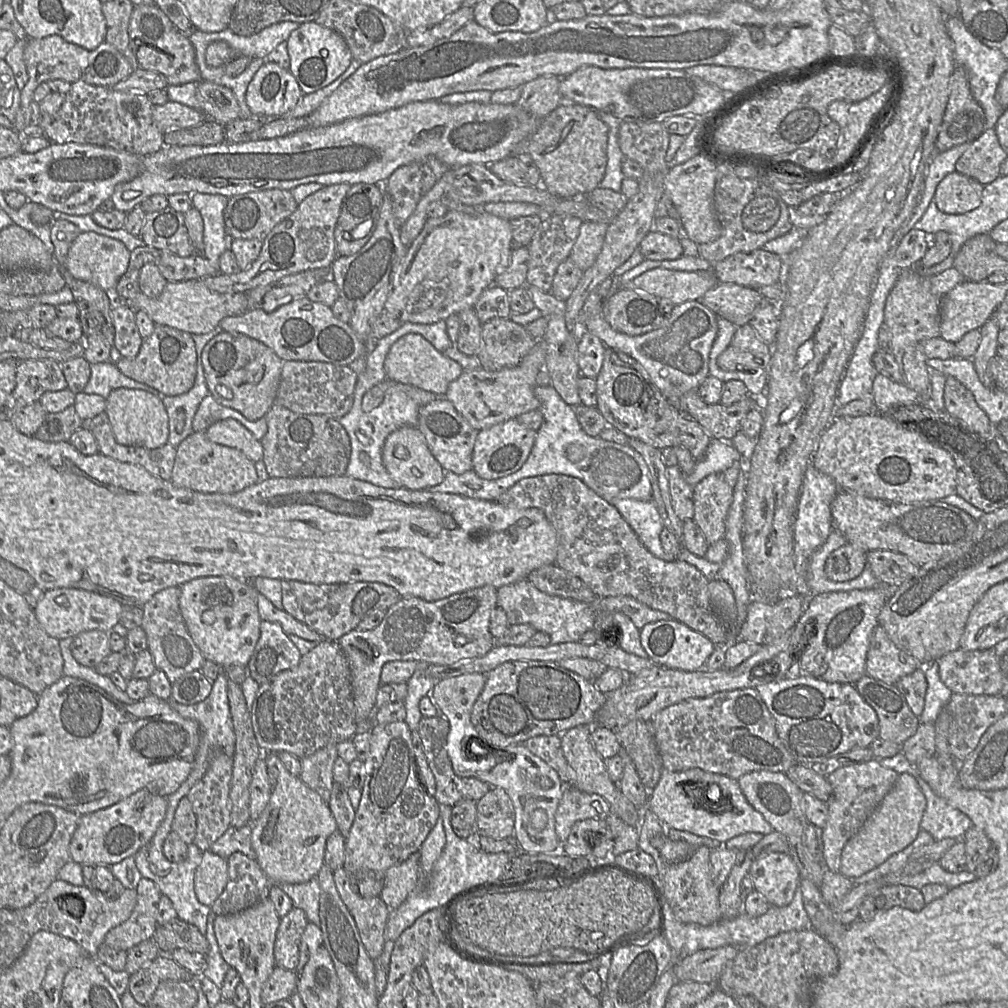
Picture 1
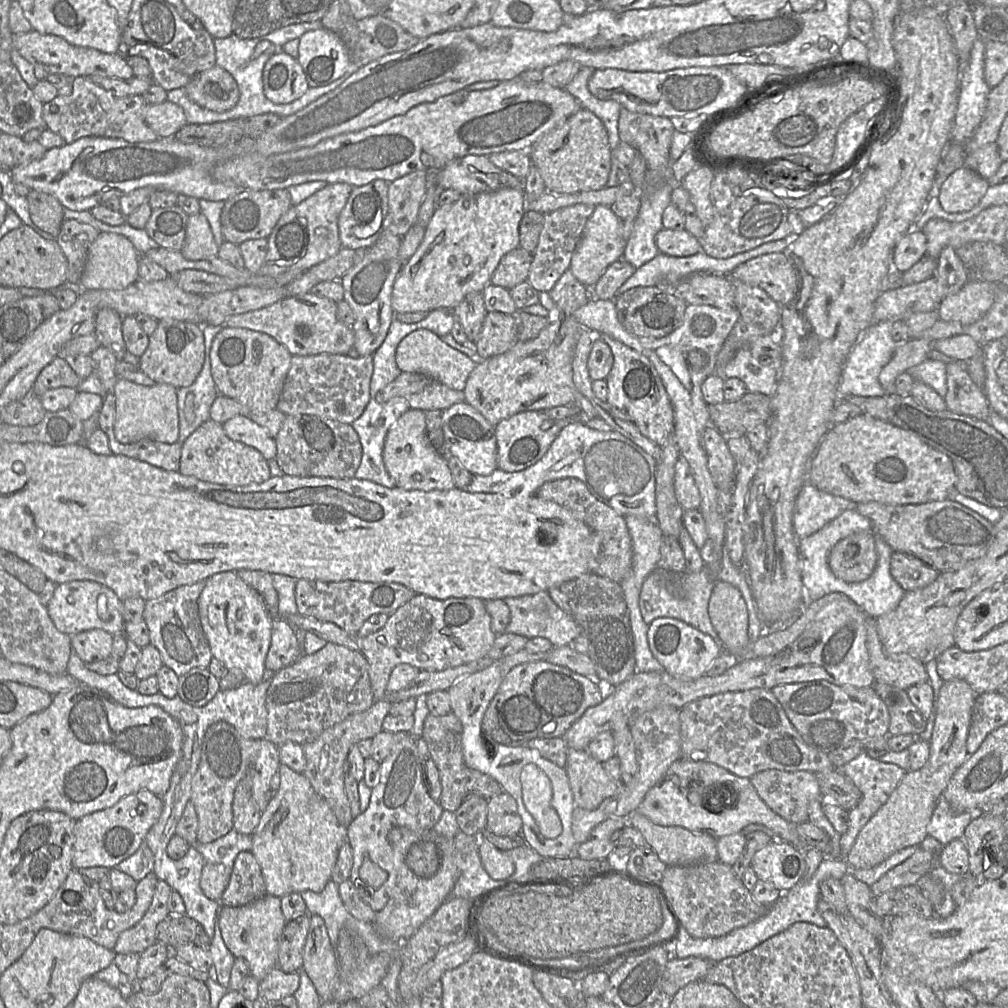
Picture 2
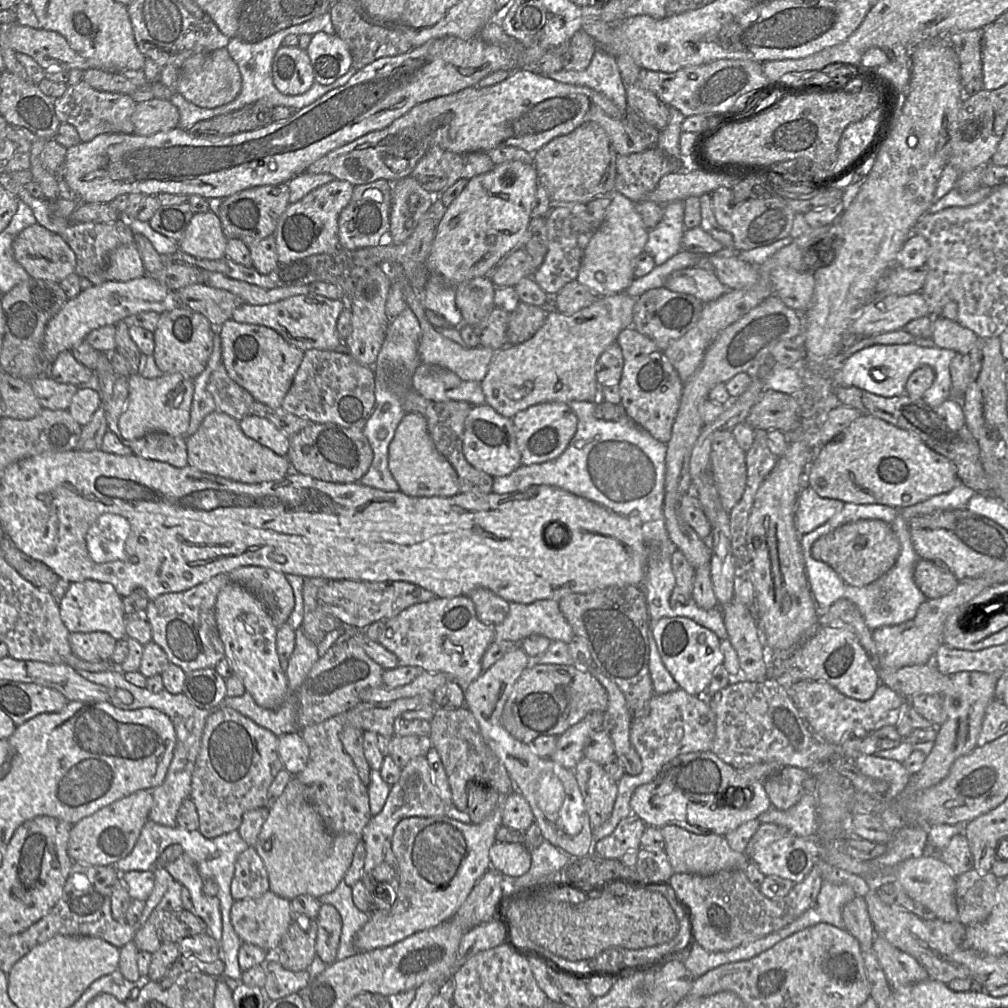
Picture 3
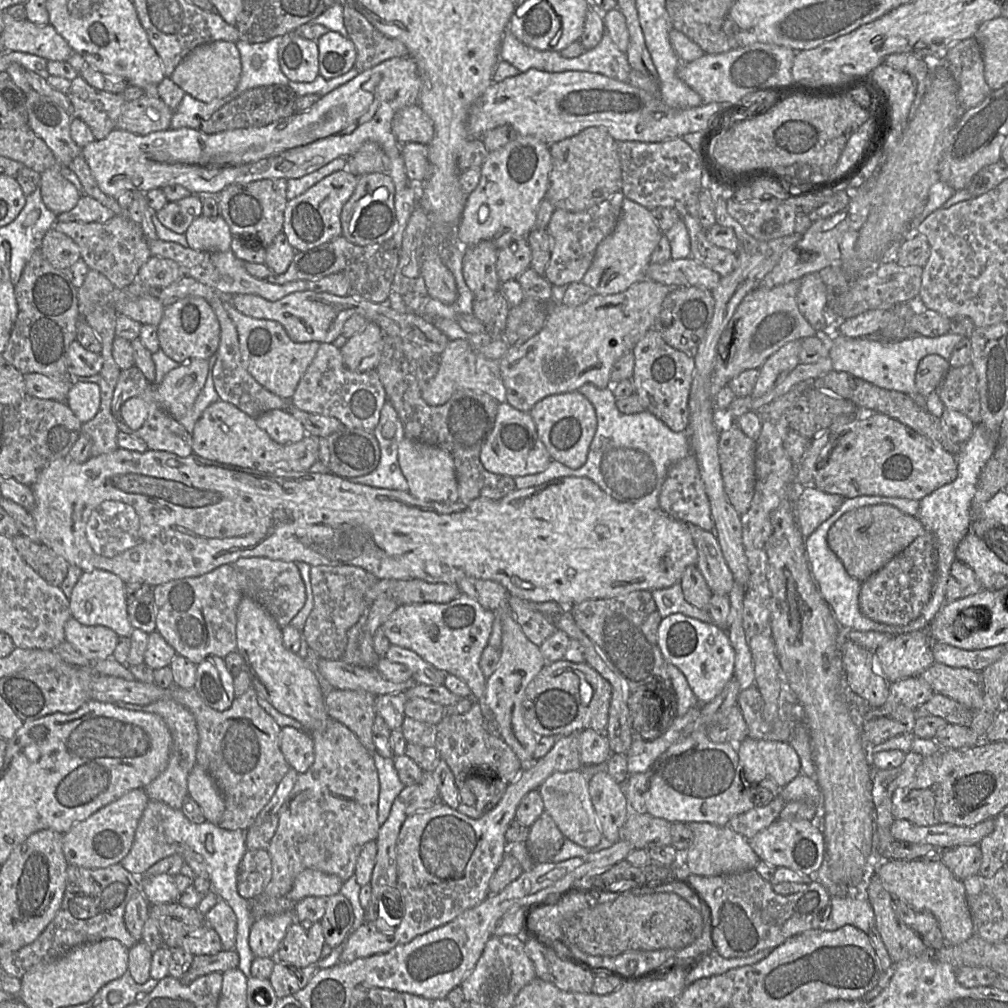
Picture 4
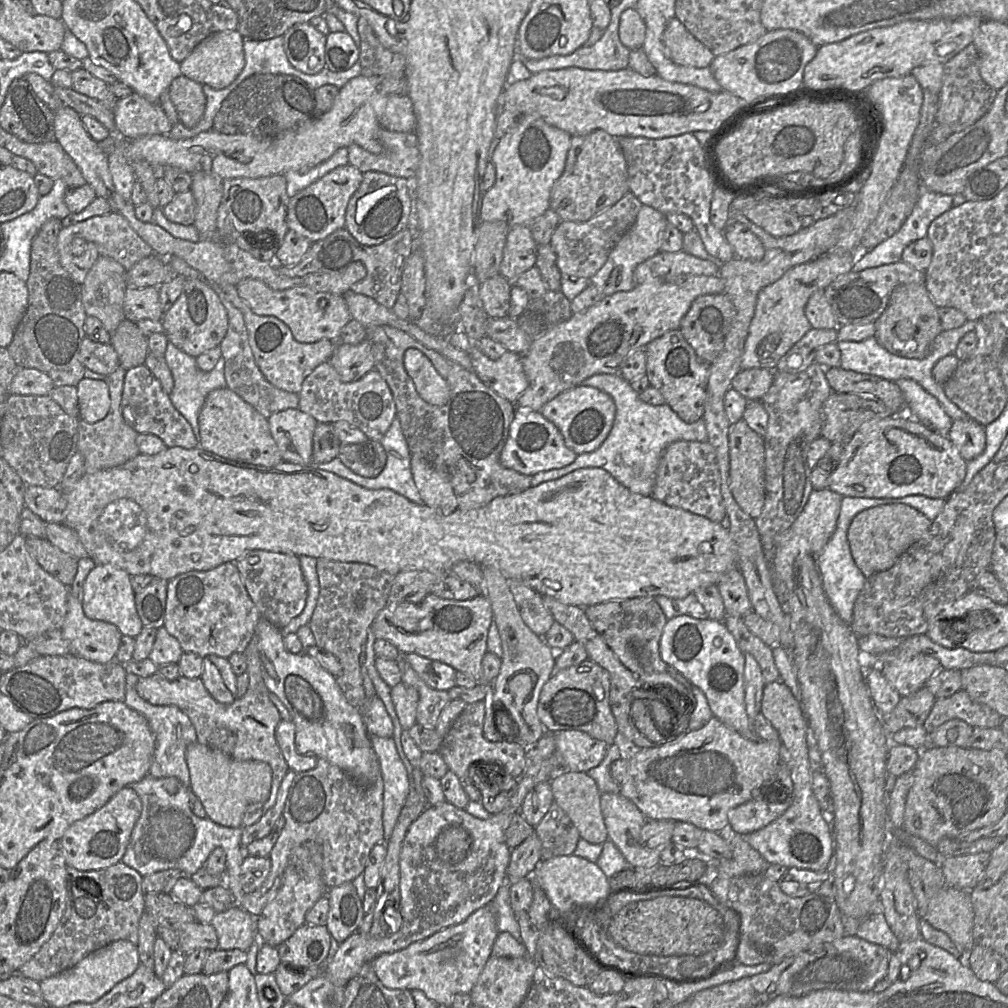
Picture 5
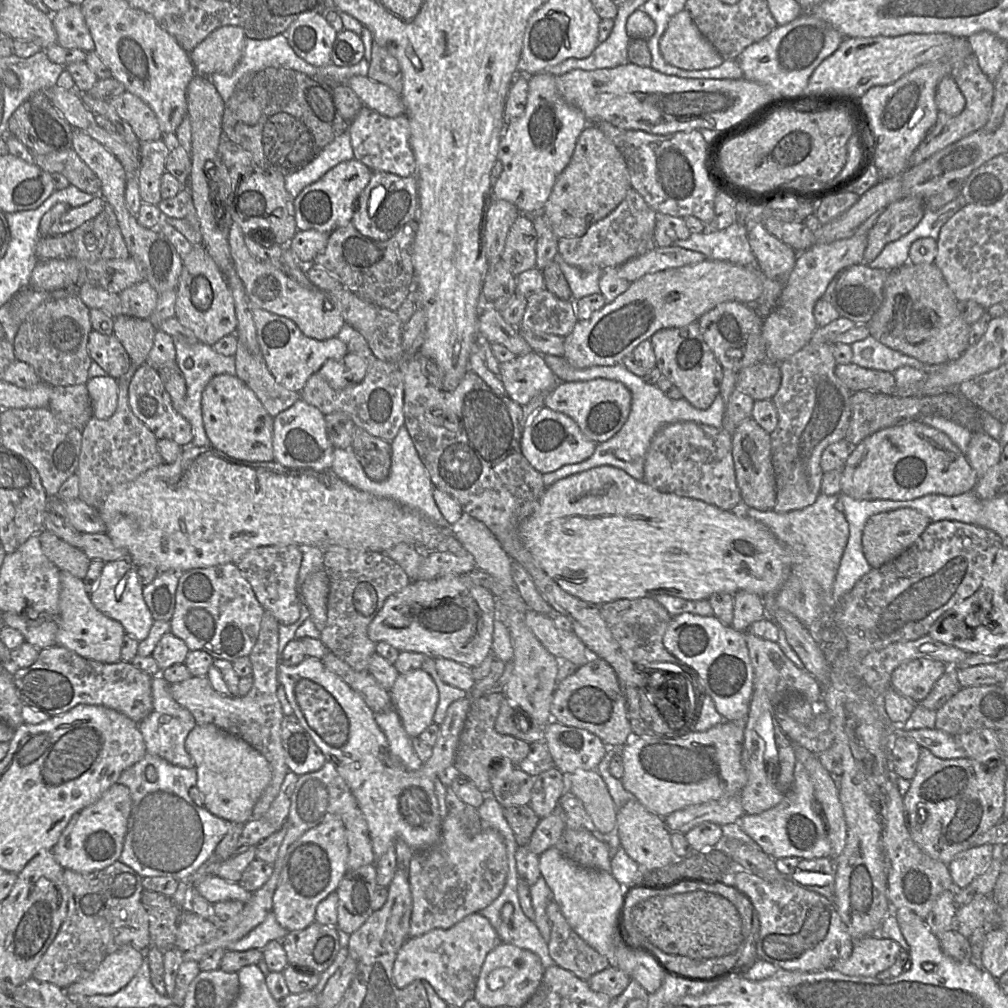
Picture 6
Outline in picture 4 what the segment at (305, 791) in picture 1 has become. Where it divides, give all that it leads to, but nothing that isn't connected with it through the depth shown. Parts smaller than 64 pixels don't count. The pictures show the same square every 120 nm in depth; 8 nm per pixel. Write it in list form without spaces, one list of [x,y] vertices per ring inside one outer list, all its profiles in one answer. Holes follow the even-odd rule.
[[[305,869],[296,876],[285,897],[294,903],[309,896],[328,898],[339,893],[342,884],[343,881],[334,874]]]

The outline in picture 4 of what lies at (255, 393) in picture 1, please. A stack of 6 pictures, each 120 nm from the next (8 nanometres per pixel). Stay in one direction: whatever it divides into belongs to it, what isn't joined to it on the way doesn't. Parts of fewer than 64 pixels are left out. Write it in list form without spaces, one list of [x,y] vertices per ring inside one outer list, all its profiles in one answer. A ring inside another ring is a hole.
[[[231,302],[226,304],[226,310],[237,329],[241,357],[247,371],[271,393],[291,400],[300,380],[314,360],[320,343],[296,343],[290,339],[280,323],[246,316],[237,311]]]

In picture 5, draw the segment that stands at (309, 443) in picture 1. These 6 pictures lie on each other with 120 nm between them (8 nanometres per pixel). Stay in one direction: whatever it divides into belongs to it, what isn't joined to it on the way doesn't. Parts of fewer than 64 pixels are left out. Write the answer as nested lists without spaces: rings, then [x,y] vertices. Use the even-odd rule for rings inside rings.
[[[367,439],[362,443],[342,445],[337,458],[354,473],[375,478],[385,467],[387,454],[379,441]]]

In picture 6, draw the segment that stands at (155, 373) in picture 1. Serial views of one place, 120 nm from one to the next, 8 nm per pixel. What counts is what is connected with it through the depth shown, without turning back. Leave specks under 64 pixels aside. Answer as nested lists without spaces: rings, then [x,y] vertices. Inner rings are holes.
[[[194,245],[182,260],[174,317],[196,335],[199,343],[208,346],[213,346],[221,338],[236,333],[237,318],[232,293],[221,270],[203,245]]]

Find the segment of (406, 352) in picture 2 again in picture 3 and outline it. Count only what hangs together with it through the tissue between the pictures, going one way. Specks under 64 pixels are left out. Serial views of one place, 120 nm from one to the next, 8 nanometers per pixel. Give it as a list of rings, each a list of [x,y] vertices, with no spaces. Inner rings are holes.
[[[425,323],[421,329],[418,355],[421,364],[444,367],[464,381],[481,382],[496,351],[486,347],[462,347]]]

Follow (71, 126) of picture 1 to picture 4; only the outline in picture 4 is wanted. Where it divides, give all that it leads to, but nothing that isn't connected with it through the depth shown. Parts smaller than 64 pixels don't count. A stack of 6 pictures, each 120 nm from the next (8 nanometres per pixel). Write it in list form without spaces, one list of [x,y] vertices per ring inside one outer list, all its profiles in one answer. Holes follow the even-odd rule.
[[[79,74],[71,80],[67,95],[73,106],[73,117],[90,127],[95,140],[105,138],[117,128],[126,102],[122,93],[97,89]]]

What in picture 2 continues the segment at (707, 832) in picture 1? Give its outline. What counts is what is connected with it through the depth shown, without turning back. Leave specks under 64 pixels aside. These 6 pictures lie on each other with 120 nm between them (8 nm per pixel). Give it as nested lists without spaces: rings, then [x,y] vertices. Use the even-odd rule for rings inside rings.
[[[679,759],[674,762],[666,771],[664,777],[661,779],[659,783],[657,783],[654,787],[652,787],[647,794],[645,795],[643,801],[638,806],[637,811],[650,819],[652,822],[661,825],[661,826],[680,826],[685,828],[695,834],[707,834],[716,839],[728,836],[731,834],[735,834],[740,832],[746,826],[750,824],[762,824],[767,827],[773,834],[773,837],[777,840],[781,840],[784,842],[794,841],[797,837],[801,837],[796,831],[796,823],[791,823],[780,817],[778,814],[773,812],[765,802],[759,797],[756,789],[754,788],[753,784],[751,783],[749,778],[746,777],[739,777],[730,771],[726,770],[725,768],[718,766],[714,763],[707,762],[707,761],[692,761],[689,759]]]

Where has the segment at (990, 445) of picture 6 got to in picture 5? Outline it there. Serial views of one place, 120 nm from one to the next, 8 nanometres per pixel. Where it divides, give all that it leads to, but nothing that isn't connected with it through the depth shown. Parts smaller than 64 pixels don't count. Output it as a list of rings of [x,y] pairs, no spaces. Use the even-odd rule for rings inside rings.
[[[970,417],[954,420],[947,437],[966,461],[978,457],[986,446],[984,426]]]

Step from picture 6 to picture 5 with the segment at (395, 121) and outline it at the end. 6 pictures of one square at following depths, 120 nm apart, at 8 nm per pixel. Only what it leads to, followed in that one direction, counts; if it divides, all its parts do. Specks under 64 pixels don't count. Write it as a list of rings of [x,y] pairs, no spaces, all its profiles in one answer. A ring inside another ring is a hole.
[[[383,127],[378,131],[383,145],[380,154],[373,154],[357,144],[348,147],[348,161],[362,173],[376,171],[395,177],[415,179],[420,163],[416,132],[393,132]]]

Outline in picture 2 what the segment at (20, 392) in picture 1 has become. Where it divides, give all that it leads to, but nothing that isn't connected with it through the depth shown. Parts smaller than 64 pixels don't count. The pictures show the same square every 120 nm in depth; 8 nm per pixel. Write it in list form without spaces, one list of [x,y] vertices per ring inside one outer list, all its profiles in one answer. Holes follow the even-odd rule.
[[[59,356],[41,371],[34,383],[32,394],[40,397],[48,390],[61,387],[77,388],[81,383],[82,380],[65,359]]]

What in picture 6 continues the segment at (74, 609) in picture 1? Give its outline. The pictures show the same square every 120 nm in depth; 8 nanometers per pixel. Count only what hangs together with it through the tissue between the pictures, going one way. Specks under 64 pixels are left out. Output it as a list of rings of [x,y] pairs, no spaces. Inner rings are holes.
[[[115,560],[105,562],[98,585],[90,593],[90,599],[94,606],[106,616],[120,622],[126,634],[139,642],[148,636],[155,621],[144,601],[143,587],[139,581],[136,566],[129,560]]]

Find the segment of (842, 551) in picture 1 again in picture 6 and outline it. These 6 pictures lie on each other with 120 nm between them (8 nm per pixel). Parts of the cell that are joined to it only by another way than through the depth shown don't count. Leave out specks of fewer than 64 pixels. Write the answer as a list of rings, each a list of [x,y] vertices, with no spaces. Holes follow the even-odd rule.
[[[899,508],[871,516],[862,533],[862,549],[871,568],[879,568],[892,561],[917,541],[930,524],[930,519],[912,508]]]

